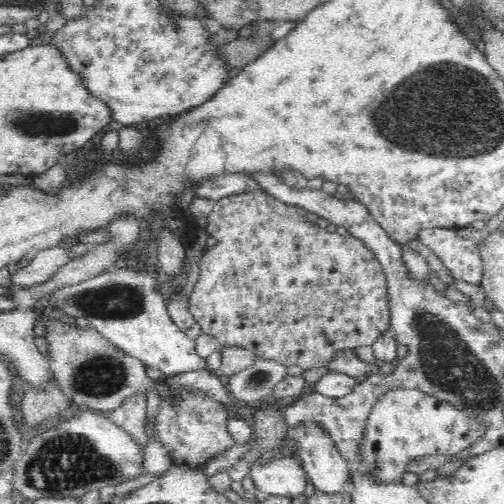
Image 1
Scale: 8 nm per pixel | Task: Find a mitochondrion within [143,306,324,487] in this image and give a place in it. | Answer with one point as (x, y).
(258, 380)

